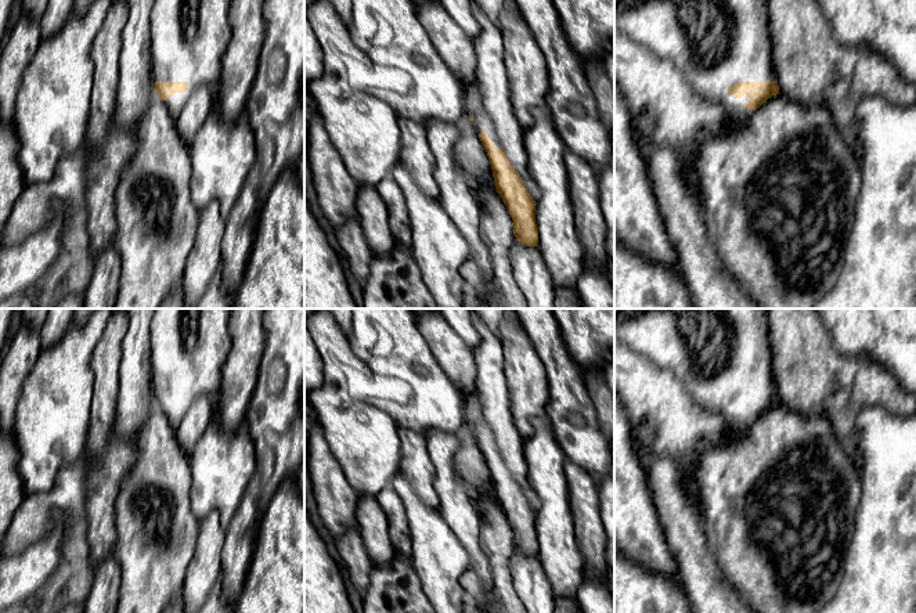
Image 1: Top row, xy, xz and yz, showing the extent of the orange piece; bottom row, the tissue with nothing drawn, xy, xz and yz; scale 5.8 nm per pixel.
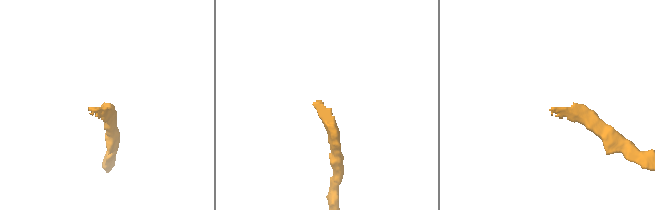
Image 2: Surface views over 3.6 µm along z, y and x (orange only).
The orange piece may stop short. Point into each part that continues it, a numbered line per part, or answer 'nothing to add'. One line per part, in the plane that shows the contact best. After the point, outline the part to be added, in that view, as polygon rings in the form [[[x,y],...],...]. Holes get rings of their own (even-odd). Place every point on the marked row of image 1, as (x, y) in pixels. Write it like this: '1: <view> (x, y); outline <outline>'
1: yz (714, 43); outline [[[614,0],[614,29],[660,60],[670,60],[695,93],[720,102],[740,119],[754,113],[747,109],[749,95],[733,98],[728,91],[739,82],[776,82],[773,47],[767,0]]]

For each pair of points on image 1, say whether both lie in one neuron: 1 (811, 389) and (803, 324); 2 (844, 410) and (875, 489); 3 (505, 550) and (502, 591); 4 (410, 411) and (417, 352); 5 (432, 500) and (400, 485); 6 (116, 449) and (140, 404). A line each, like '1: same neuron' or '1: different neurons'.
1: same neuron
2: different neurons
3: same neuron
4: same neuron
5: different neurons
6: different neurons

